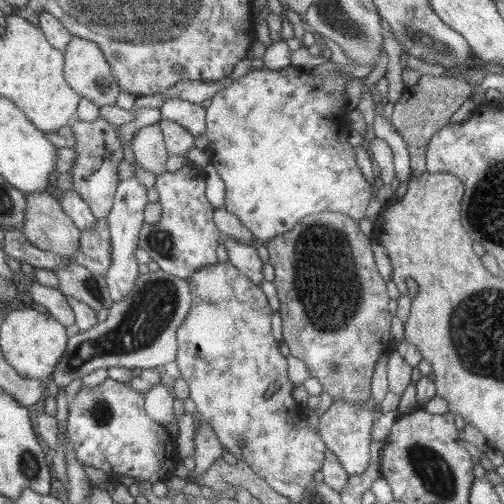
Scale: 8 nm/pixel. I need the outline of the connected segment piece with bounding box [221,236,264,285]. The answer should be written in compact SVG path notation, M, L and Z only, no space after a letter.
M230 236L223 237L221 243L227 250L229 261L252 282L260 285L264 280L264 274L262 273L263 265L260 257L258 257L257 249Z

